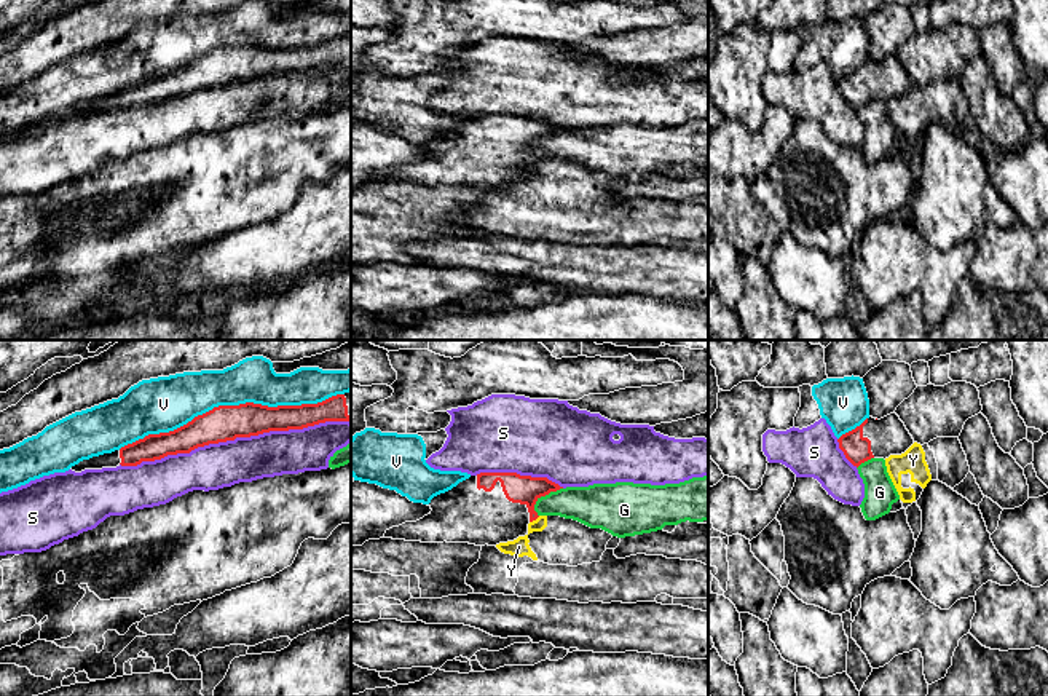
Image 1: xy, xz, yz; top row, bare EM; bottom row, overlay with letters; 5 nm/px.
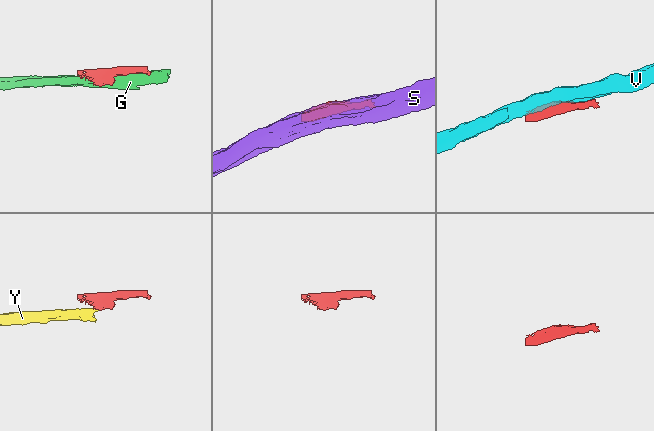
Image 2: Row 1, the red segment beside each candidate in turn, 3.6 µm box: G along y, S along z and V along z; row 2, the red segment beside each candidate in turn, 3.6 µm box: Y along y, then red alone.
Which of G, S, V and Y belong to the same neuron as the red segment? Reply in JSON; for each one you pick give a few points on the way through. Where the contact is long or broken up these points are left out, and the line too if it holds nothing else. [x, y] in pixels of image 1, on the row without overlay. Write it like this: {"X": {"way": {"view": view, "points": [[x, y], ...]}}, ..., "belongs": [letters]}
{"belongs": []}

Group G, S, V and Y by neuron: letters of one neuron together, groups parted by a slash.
G / S / V / Y

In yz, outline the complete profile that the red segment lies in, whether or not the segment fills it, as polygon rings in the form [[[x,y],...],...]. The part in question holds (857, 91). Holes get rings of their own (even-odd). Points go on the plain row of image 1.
[[[893,54],[881,62],[866,61],[855,72],[842,77],[837,85],[845,101],[858,110],[871,101],[885,102],[890,97],[904,96],[914,86],[914,81]]]

